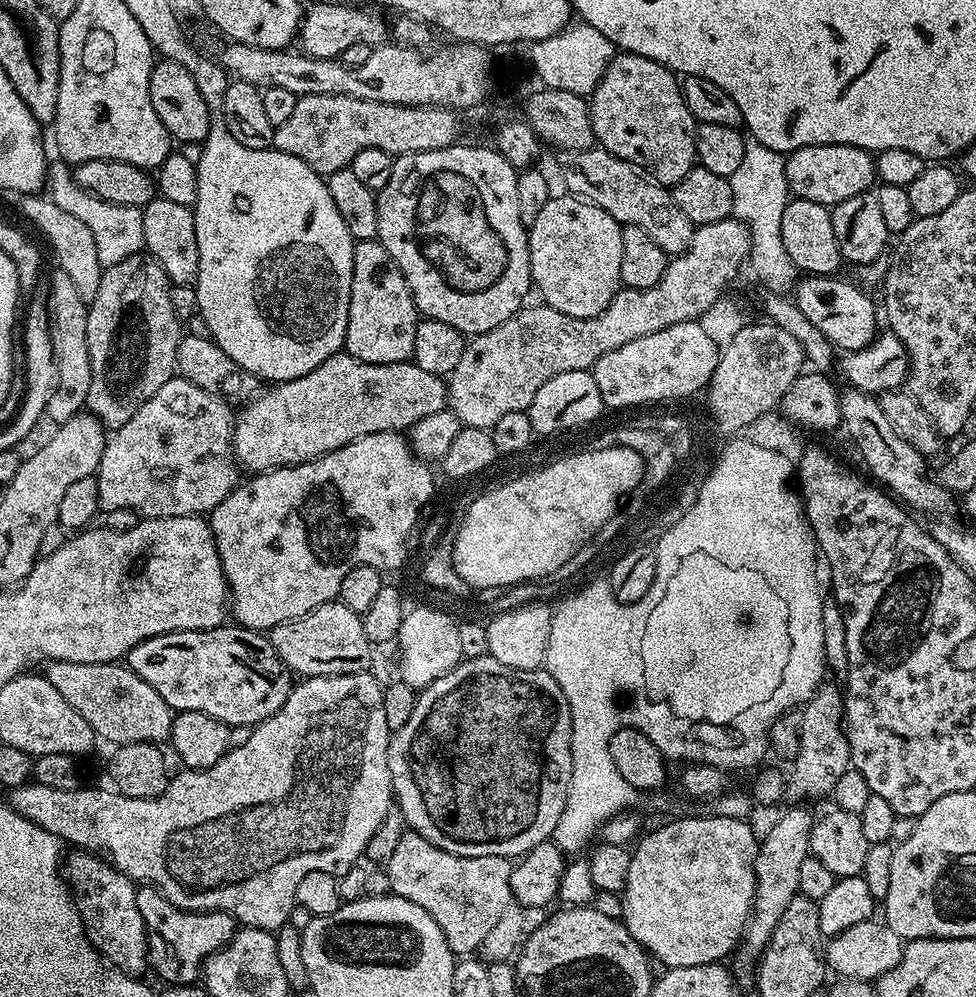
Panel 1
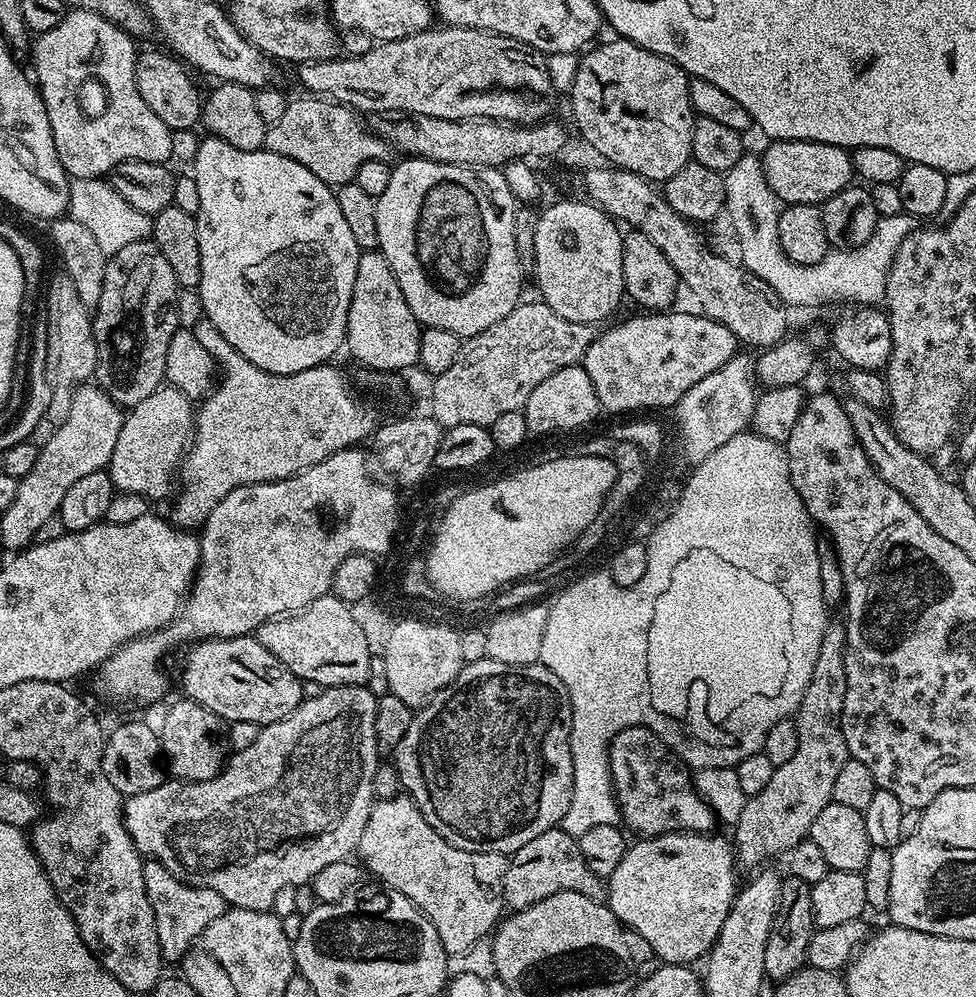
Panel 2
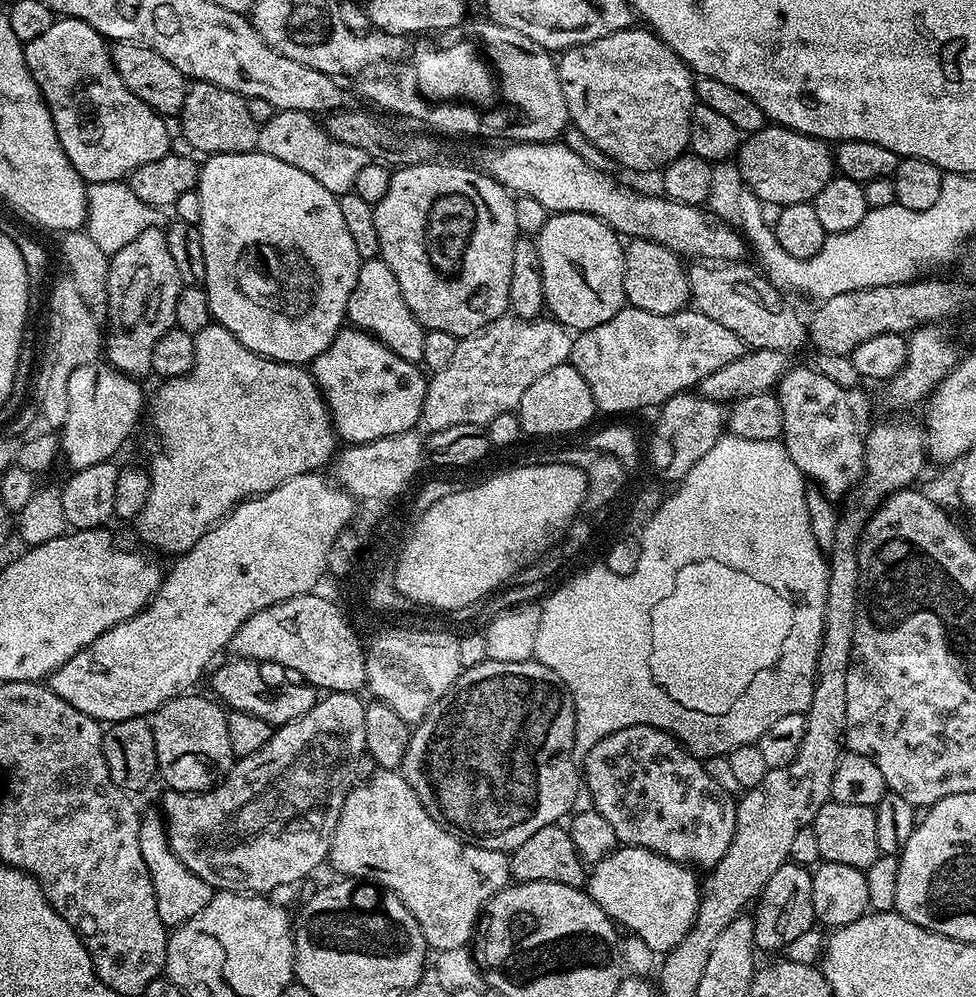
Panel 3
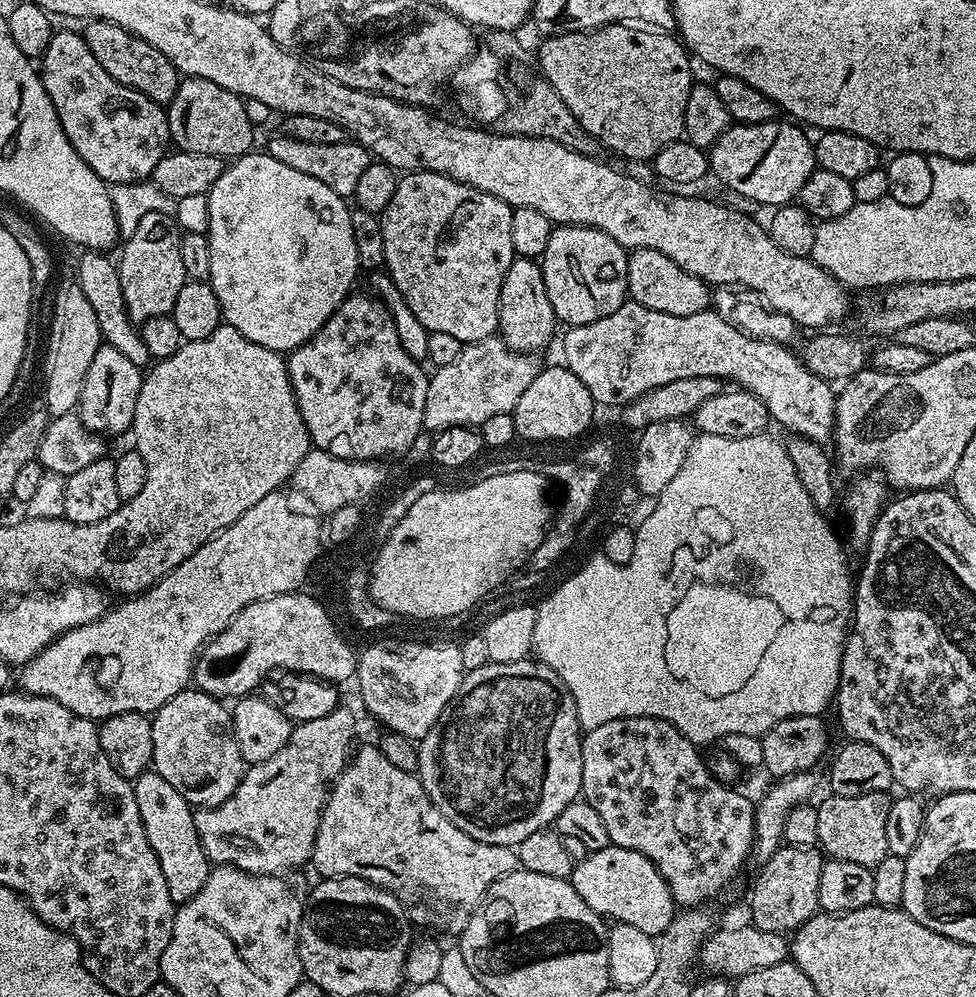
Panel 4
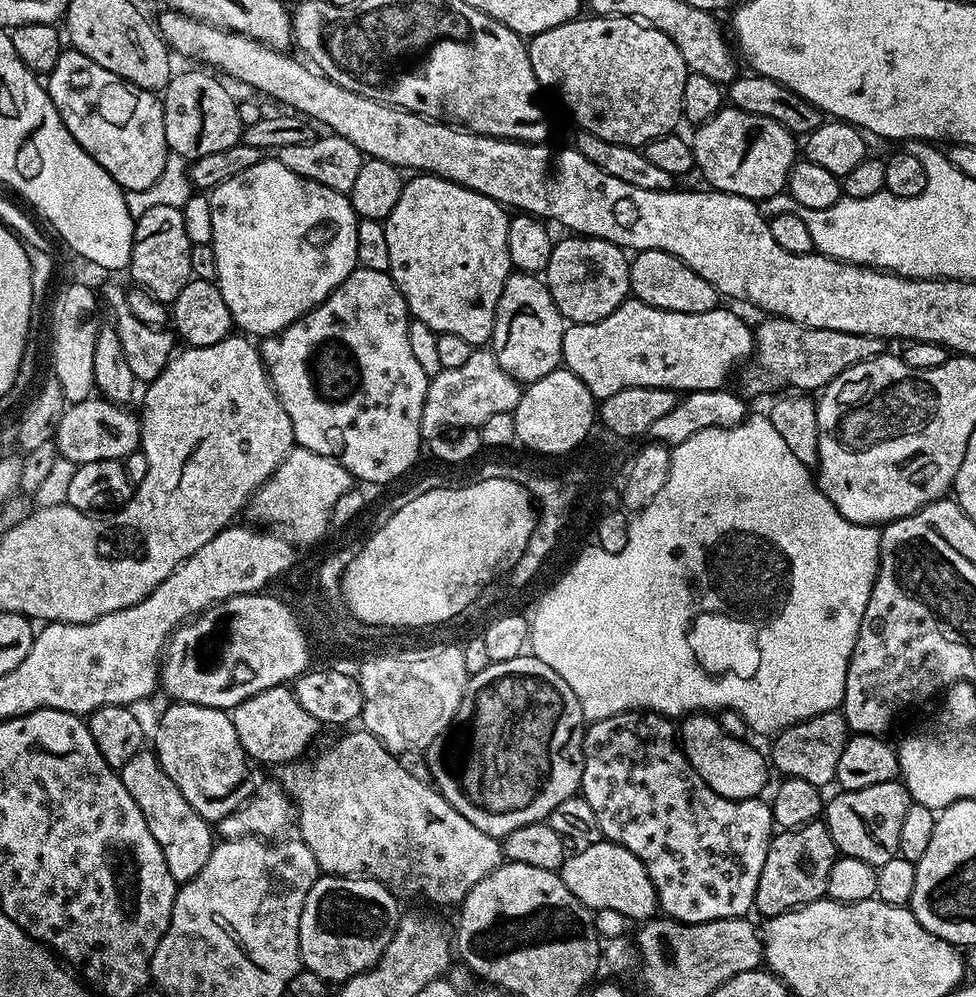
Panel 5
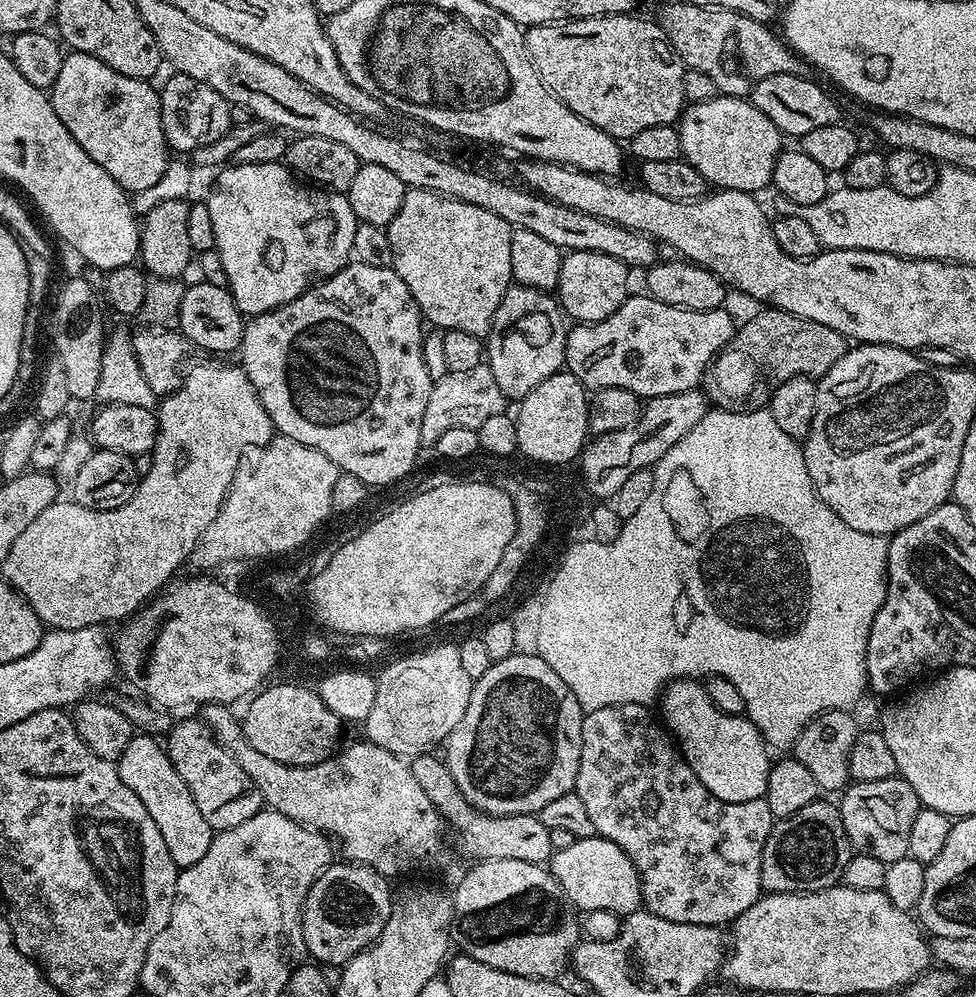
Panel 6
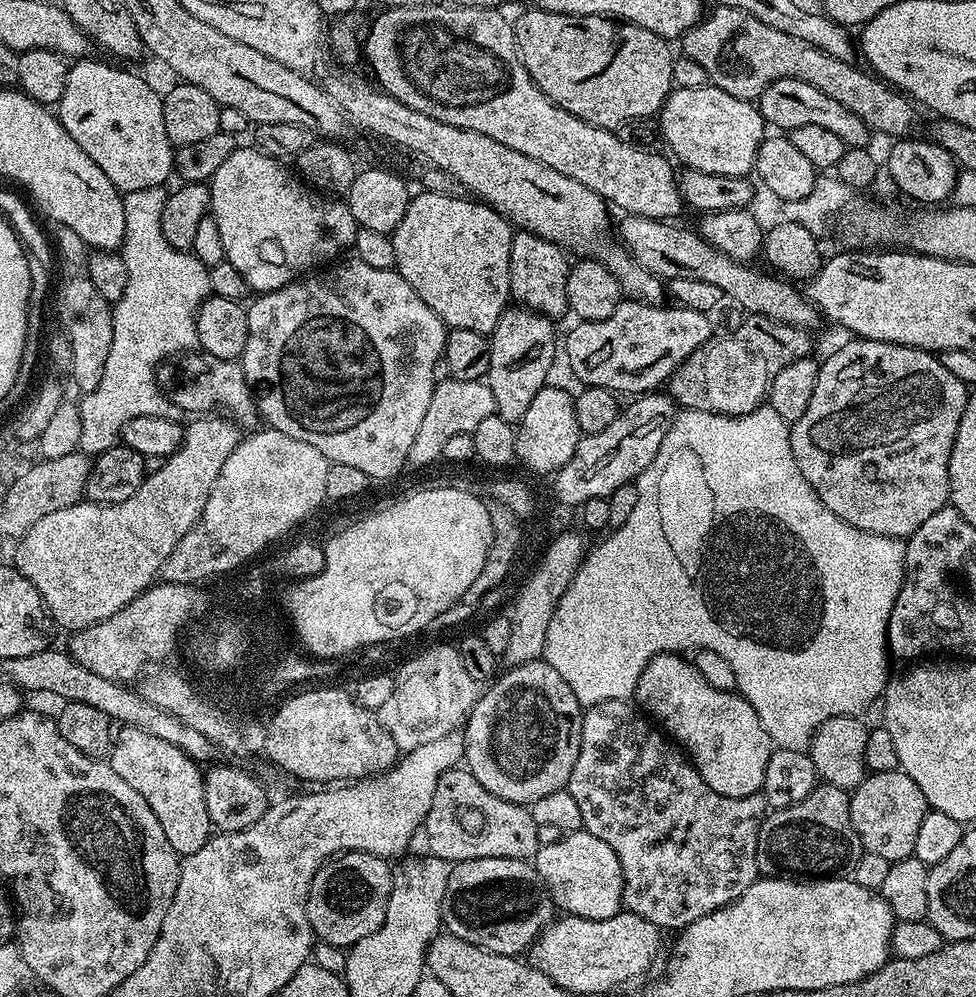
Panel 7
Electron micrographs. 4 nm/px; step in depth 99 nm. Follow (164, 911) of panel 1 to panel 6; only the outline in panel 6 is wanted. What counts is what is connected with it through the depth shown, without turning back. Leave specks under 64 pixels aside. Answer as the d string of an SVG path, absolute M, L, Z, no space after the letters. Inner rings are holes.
M136 734L132 741L122 750L120 759L115 761L118 774L138 798L142 798L142 806L150 810L150 818L154 818L154 826L162 830L162 838L166 838L166 846L170 850L170 858L174 858L177 869L194 866L194 862L202 859L202 854L210 850L214 830L202 818L198 806L194 802L194 794L190 794L190 786L182 782L182 774L174 770L165 745L160 744L155 735Z

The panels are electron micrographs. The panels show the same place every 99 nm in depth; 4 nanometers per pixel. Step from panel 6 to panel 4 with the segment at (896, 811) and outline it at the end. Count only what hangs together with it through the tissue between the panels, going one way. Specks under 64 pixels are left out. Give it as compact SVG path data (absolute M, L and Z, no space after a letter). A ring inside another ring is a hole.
M888 792L859 794L854 797L840 797L833 794L826 796L821 804L817 803L815 805L818 814L816 844L822 849L823 855L834 860L858 862L858 866L875 868L878 862L882 862L882 858L889 856L888 847L886 846L886 817L890 815L893 797Z

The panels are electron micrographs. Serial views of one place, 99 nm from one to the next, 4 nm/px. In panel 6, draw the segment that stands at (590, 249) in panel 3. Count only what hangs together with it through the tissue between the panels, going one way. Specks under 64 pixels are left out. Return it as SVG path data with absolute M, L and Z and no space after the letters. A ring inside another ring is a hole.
M568 252L560 261L560 277L555 291L558 293L558 303L563 315L569 321L581 324L593 324L602 322L622 306L622 302L628 299L628 275L630 269L627 264L622 263L618 258L610 258L610 254L598 254L597 252Z

